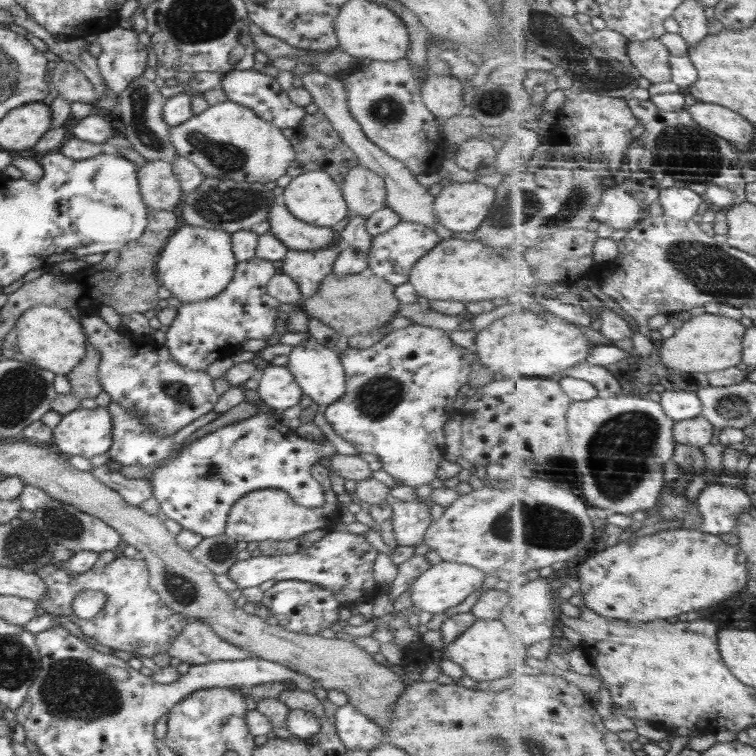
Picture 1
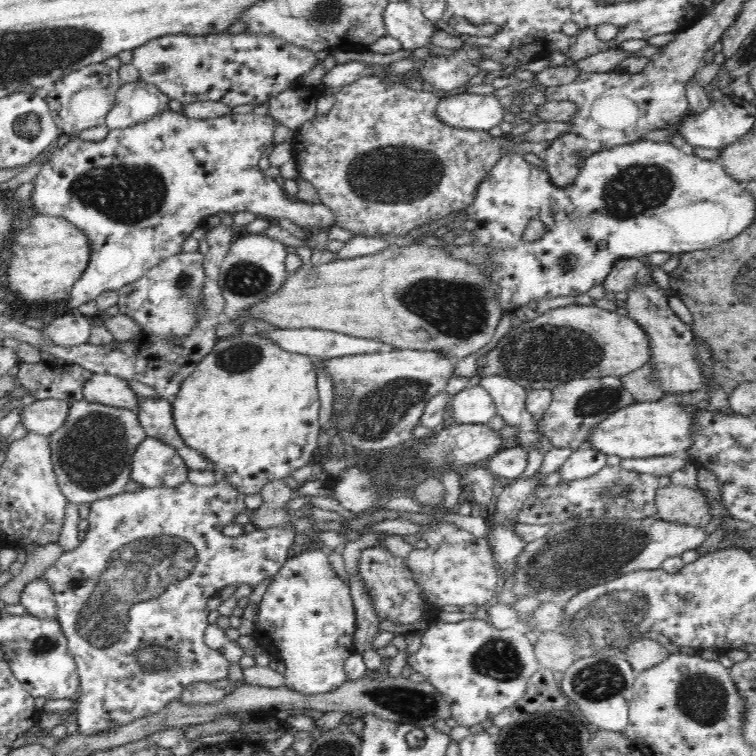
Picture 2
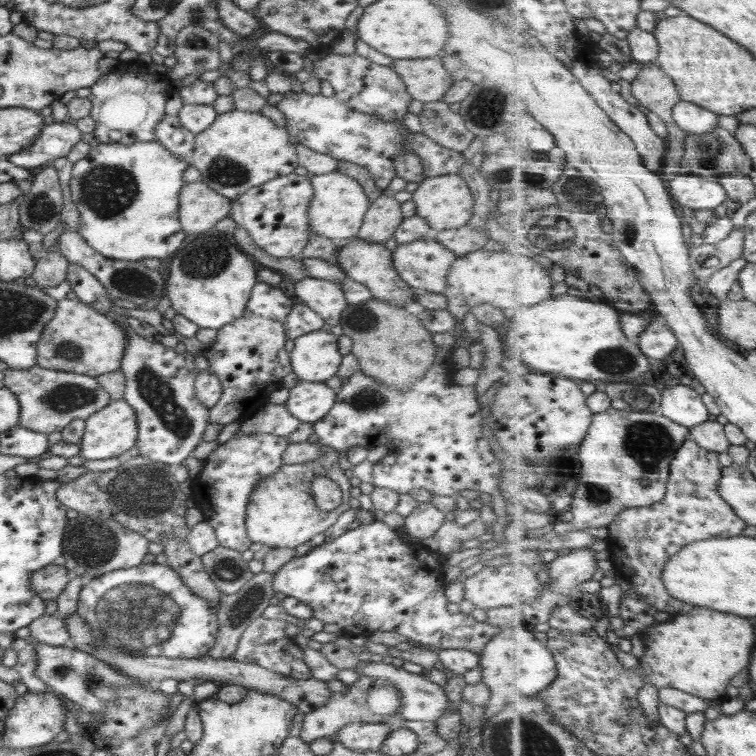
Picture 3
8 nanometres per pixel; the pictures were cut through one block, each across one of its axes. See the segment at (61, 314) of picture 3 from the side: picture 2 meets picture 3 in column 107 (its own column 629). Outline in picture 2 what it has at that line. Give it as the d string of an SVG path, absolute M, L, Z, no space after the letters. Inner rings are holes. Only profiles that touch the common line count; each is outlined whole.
M574 303L548 310L538 318L512 327L494 350L476 360L476 371L482 376L512 377L530 392L531 389L554 390L579 378L623 377L651 359L648 334L634 319L594 304Z

